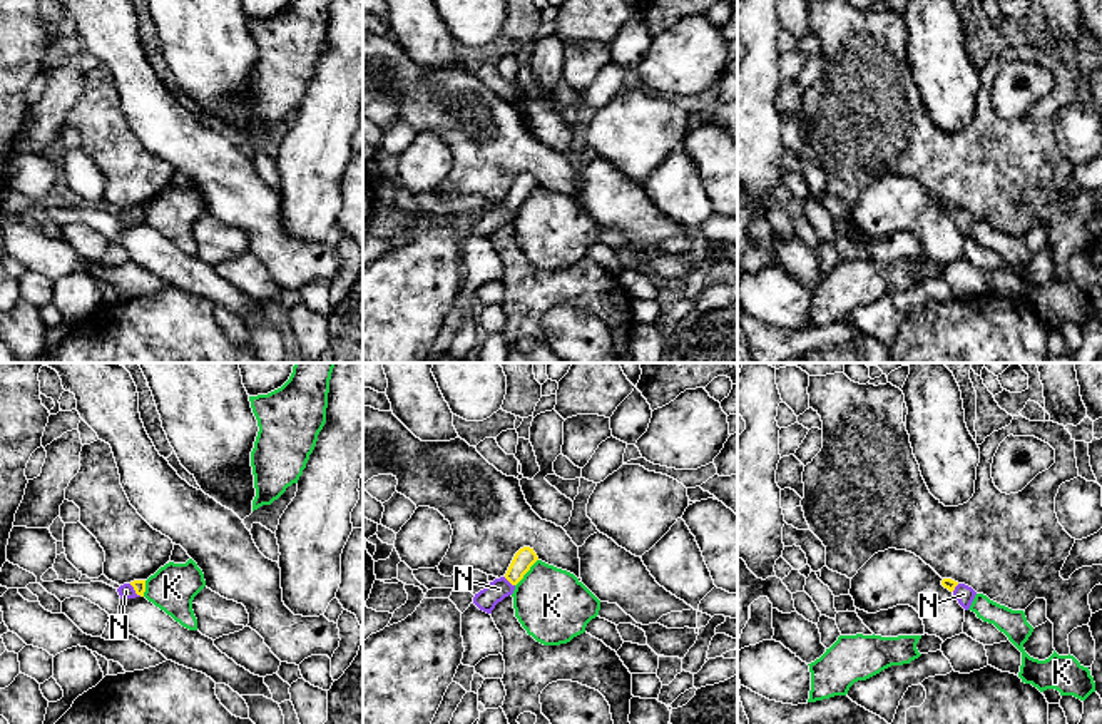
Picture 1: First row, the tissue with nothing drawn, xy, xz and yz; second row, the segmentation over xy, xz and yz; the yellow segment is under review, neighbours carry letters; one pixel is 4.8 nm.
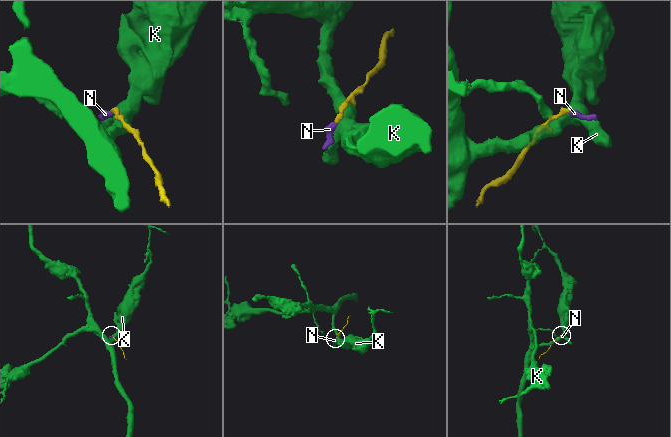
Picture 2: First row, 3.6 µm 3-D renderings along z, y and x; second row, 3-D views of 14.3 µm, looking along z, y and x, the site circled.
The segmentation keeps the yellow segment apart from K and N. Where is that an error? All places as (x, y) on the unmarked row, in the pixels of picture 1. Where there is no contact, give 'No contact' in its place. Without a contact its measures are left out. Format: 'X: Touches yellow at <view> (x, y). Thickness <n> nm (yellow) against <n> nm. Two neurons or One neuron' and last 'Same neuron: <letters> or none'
K: Touches yellow at xz (527, 196). Thickness 100 nm (yellow) against 360 nm. Two neurons
N: Touches yellow at xy (134, 214). Thickness 60 nm (yellow) against 70 nm. One neuron
Same neuron: N

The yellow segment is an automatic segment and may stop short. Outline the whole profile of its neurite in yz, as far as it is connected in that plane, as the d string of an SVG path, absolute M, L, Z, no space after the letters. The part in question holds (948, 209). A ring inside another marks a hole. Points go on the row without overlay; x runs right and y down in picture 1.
M943 204L943 206L941 206L941 211L943 211L945 214L948 214L948 216L955 221L955 224L958 226L958 229L960 229L965 236L970 234L970 231L972 231L975 221L977 221L977 217L975 217L972 212L968 212L968 211L965 211L965 209L958 209L958 207L951 206L951 204Z

